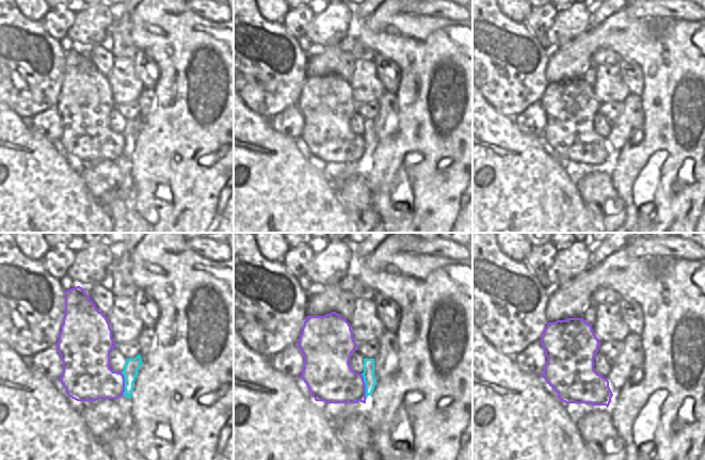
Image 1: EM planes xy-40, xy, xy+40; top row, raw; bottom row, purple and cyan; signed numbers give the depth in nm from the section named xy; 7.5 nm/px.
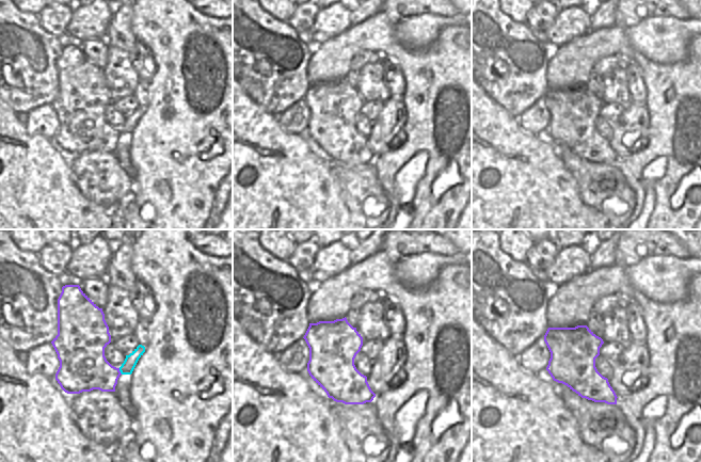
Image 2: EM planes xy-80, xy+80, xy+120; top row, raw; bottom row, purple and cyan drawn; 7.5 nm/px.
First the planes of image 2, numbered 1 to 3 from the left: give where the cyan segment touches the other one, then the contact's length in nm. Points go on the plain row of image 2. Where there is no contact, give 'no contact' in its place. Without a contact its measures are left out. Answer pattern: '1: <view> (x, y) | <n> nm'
1: xy-80 (120, 132) | 50 nm
2: no contact
3: no contact

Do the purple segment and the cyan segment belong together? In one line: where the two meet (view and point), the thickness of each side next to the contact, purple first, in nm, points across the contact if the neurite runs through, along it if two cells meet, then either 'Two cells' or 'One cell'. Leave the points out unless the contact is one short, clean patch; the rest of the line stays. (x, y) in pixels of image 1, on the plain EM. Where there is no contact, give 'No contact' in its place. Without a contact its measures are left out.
Touches purple at xy (365, 147). Thickness 340 nm (purple) against 90 nm. Boundary: xy (361, 135), (365, 144), (366, 159). Two cells.

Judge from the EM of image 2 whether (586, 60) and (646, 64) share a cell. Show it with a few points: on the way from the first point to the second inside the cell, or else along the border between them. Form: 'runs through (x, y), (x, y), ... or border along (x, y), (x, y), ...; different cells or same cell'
runs through (601, 48), (622, 48), (631, 56); same cell

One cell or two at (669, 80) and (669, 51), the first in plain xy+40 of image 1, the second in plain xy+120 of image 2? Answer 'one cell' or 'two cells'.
two cells

